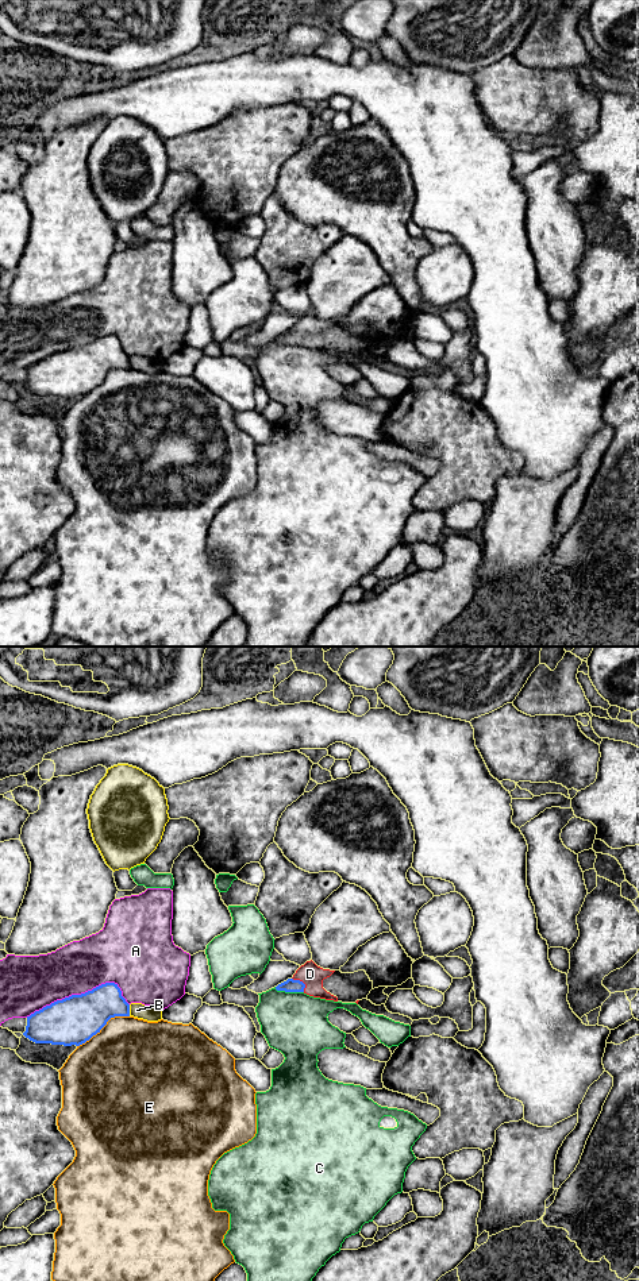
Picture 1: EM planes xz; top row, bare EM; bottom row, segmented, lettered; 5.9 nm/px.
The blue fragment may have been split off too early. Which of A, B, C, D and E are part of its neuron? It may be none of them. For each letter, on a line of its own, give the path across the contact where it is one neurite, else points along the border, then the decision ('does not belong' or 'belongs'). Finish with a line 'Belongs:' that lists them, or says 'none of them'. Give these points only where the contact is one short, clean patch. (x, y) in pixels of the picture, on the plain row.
A: does not belong
B: does not belong
C: does not belong
D: across xz (289, 338), (301, 334), (310, 325) | belongs
E: does not belong
Belongs: D

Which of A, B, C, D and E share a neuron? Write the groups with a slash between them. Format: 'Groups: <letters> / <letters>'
Groups: A / B / C / D / E

